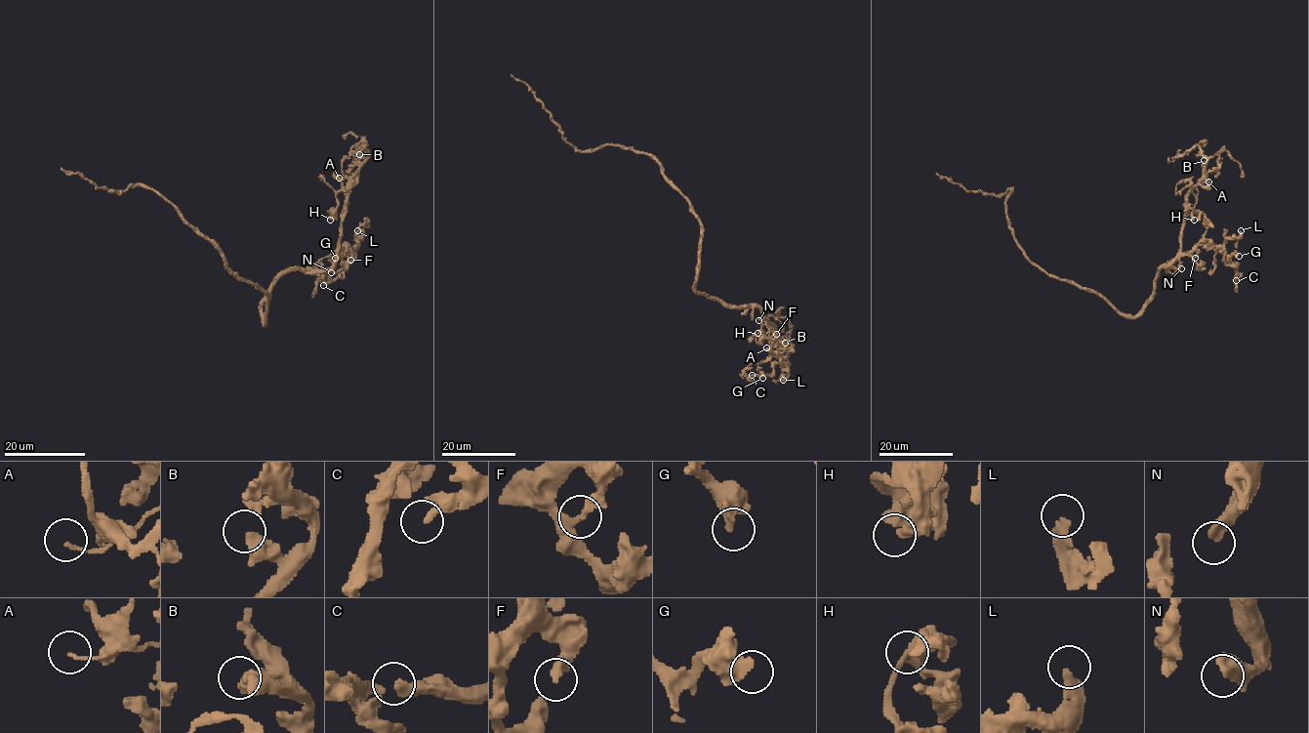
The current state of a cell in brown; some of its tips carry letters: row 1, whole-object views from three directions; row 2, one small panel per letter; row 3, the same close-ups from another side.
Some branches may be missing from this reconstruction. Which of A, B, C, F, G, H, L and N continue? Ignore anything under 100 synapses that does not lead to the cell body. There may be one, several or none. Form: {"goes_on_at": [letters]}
{"goes_on_at": ["L"]}

